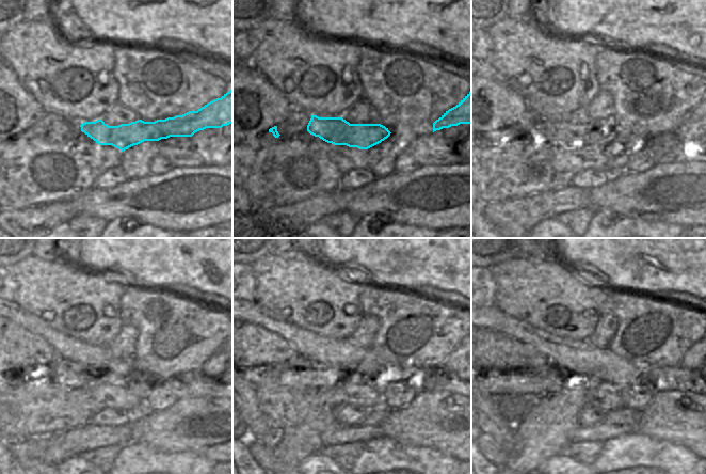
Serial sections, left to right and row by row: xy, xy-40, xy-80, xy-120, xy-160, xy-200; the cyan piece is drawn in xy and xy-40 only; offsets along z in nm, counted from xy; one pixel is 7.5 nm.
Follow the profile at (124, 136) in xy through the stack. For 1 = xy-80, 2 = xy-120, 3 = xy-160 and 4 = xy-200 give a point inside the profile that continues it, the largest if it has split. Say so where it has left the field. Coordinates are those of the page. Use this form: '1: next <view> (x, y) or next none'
1: next xy-80 (578, 131)
2: next xy-120 (60, 369)
3: next xy-160 (315, 376)
4: next xy-200 (550, 379)

